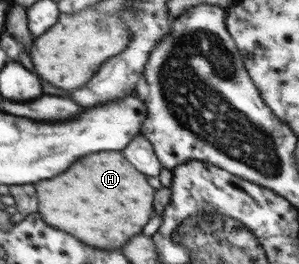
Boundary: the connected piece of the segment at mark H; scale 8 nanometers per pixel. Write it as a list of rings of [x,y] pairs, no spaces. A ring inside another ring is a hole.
[[[121,152],[91,154],[89,158],[81,158],[81,162],[61,174],[61,178],[34,185],[39,196],[38,212],[45,214],[45,222],[69,234],[77,234],[77,238],[97,248],[121,248],[133,236],[141,234],[155,214],[155,188]]]

